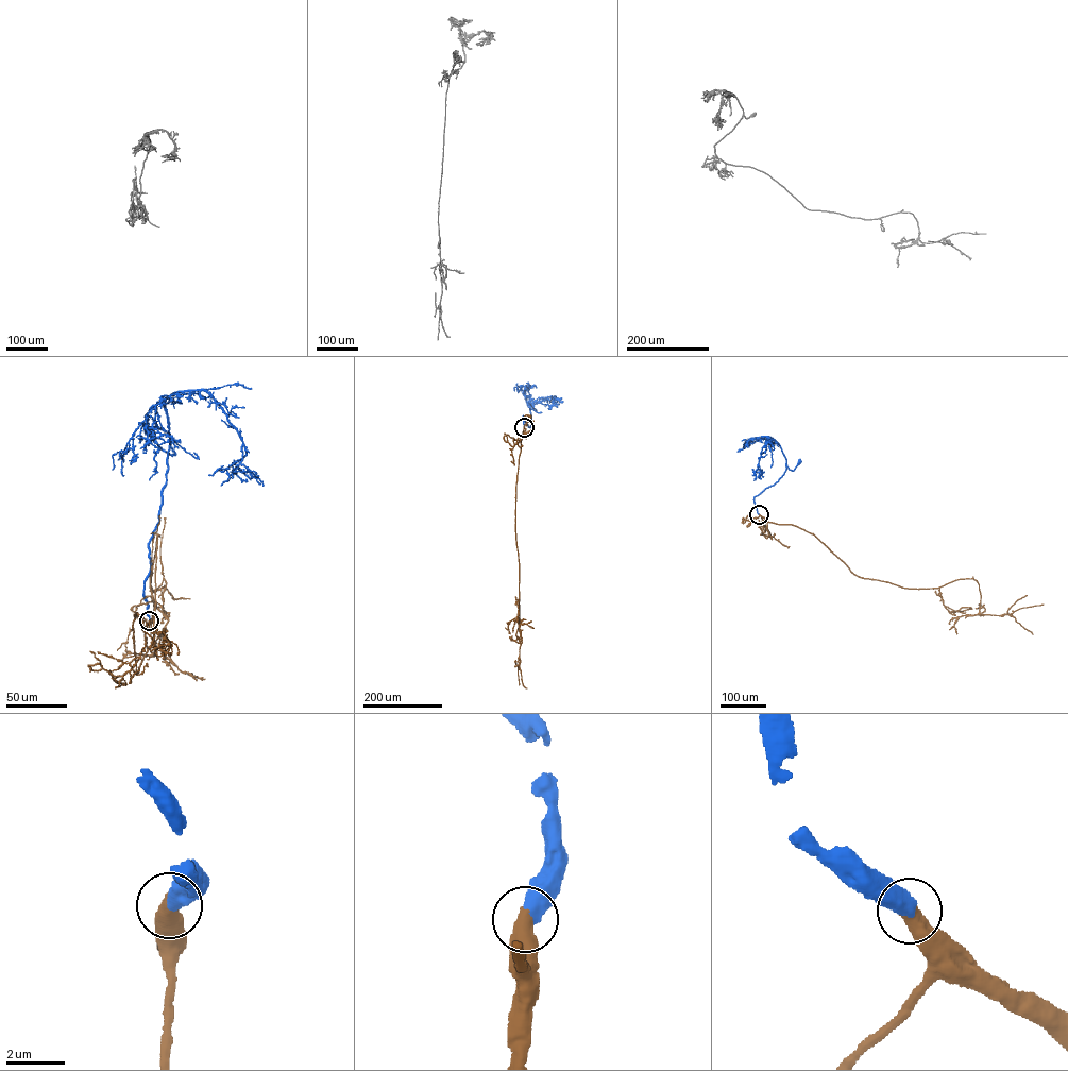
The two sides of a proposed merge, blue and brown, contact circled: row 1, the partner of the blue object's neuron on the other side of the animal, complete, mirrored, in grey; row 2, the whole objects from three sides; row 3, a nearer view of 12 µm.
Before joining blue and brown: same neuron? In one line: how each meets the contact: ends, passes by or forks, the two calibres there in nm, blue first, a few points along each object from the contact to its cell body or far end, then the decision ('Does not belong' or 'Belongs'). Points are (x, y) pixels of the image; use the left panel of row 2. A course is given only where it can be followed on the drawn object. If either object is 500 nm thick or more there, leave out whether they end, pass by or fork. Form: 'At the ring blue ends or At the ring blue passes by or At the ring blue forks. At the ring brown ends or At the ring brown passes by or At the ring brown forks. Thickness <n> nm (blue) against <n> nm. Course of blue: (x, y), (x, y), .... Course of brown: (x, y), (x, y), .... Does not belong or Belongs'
Thickness 650 nm (blue) against 600 nm. Course of blue: (149, 621), (143, 594), (150, 567), (148, 544), (158, 521), (170, 446), (175, 454), (162, 451), (150, 430). Course of brown: (149, 621), (133, 622), (136, 673), (157, 534), (150, 590), (168, 616), (165, 517). Belongs

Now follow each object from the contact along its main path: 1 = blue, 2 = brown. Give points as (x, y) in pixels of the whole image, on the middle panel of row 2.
1: (524, 427), (523, 415), (534, 429), (525, 435)
2: (524, 427), (515, 497), (520, 623), (515, 635), (522, 640), (519, 684)

